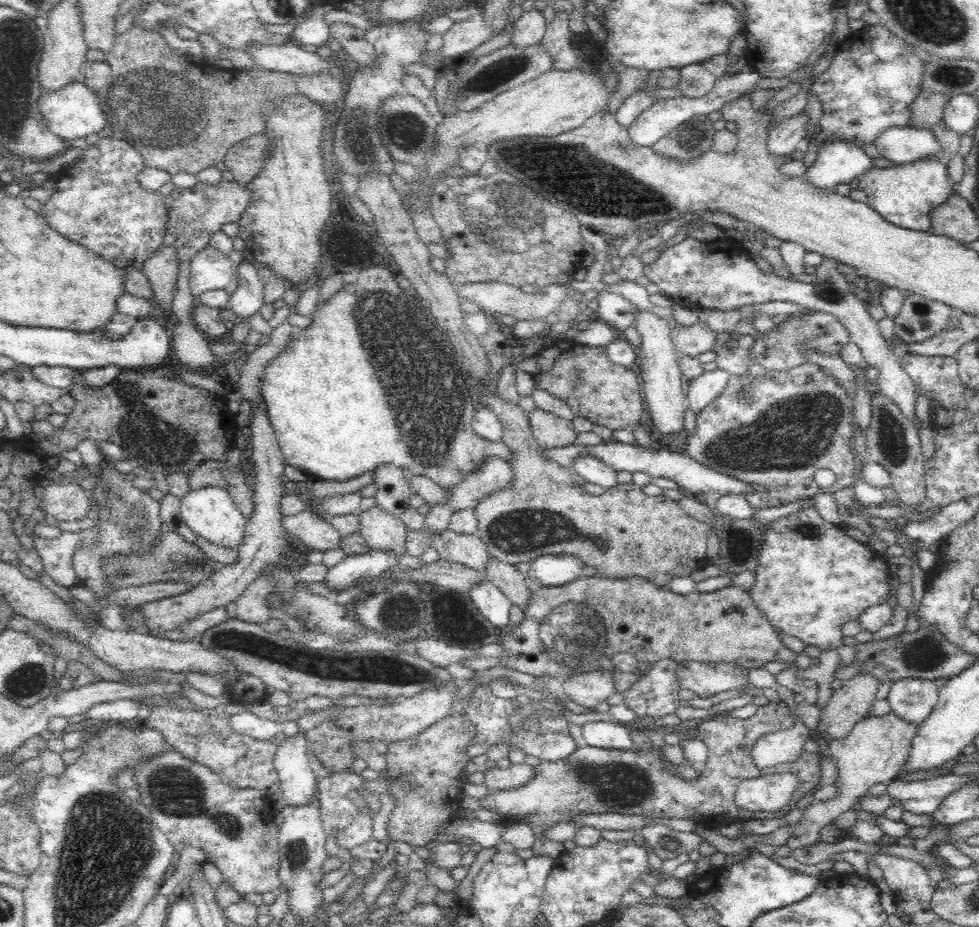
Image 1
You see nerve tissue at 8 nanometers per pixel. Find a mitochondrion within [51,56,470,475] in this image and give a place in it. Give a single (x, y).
(160, 108)

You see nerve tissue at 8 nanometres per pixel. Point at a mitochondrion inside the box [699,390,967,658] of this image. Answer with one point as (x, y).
(893, 446)

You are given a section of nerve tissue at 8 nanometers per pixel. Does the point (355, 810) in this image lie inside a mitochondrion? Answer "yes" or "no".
no

